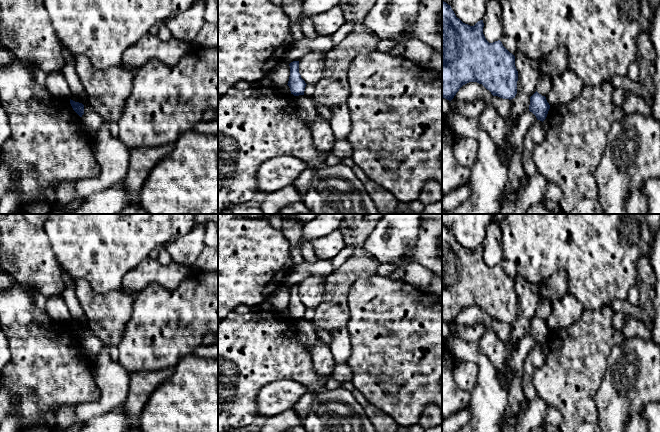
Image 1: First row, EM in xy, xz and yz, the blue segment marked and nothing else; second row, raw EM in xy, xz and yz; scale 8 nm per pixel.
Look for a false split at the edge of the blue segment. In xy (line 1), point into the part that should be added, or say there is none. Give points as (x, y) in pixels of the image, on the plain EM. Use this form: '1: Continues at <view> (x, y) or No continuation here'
1: No continuation here

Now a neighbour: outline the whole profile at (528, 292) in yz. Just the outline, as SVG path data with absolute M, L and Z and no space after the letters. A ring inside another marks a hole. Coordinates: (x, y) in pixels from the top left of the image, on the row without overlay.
M518 273L515 279L515 290L518 295L518 305L517 305L517 318L510 324L511 327L511 343L512 348L506 348L509 355L509 361L511 359L511 354L516 350L518 341L520 338L529 335L530 321L536 316L535 311L537 305L540 301L539 288L541 283L533 283L527 281L521 274Z

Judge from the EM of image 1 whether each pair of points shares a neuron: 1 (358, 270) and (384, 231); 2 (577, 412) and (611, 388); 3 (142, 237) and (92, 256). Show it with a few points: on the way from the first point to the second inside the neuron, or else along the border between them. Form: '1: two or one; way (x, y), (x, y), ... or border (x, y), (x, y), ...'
1: two; border (372, 229), (364, 242), (364, 248), (380, 263)
2: two; border (603, 378), (595, 397), (599, 421)
3: one; way (130, 239), (118, 244), (104, 246)

